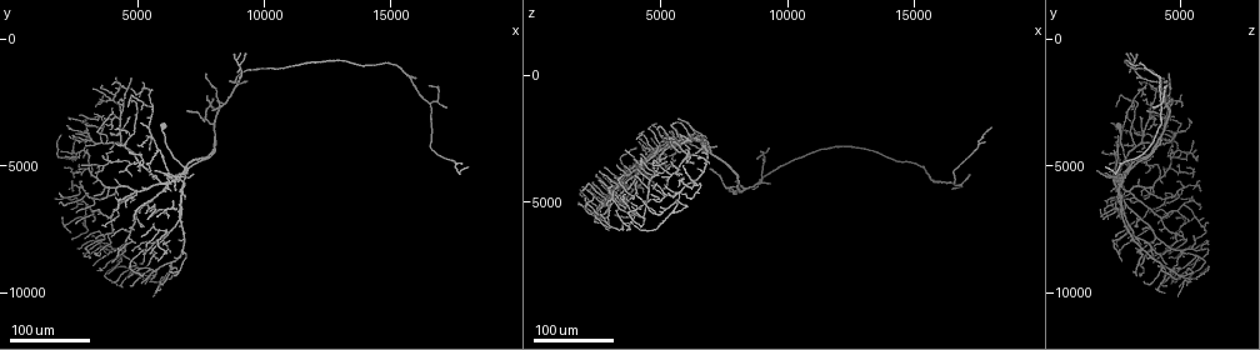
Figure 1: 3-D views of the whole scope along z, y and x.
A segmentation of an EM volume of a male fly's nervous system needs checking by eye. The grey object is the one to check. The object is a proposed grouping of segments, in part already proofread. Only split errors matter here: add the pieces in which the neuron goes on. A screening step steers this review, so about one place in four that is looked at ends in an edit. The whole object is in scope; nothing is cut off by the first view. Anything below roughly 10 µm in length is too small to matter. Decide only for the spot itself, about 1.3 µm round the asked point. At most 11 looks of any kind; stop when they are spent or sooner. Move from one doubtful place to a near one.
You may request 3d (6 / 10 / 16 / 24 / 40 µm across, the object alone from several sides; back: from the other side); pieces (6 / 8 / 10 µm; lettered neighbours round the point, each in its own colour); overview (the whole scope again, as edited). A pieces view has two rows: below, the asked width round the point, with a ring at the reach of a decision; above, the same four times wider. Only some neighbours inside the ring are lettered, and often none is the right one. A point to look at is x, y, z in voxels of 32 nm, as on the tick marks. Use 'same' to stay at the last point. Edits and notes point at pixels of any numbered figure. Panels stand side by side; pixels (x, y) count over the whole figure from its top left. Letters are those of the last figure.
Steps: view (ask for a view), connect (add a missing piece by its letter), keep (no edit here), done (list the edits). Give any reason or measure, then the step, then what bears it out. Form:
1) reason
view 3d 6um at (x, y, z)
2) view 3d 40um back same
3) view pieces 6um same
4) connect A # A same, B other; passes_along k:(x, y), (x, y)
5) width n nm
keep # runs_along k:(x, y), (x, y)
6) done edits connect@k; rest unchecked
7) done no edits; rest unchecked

end of a long branch
view 3d 24um at (3300, 8900, 5300)

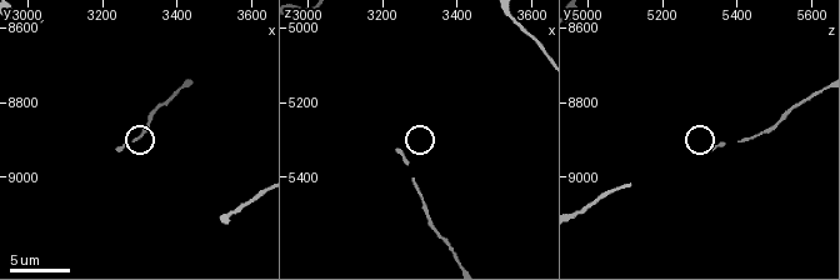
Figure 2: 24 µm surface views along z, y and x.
view pieces 10um at (3240, 8930, 5330)

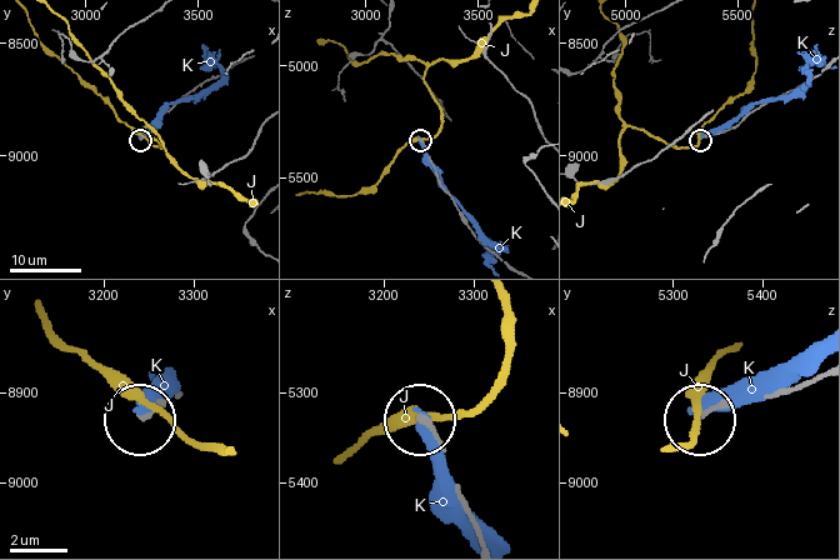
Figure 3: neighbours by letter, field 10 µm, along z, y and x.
keep # J other, K other; runs_along 3:(816, 379), (723, 400), (704, 418); none of them fits

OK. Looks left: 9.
thin end
view 3d 24um at (3100, 6700, 4100)

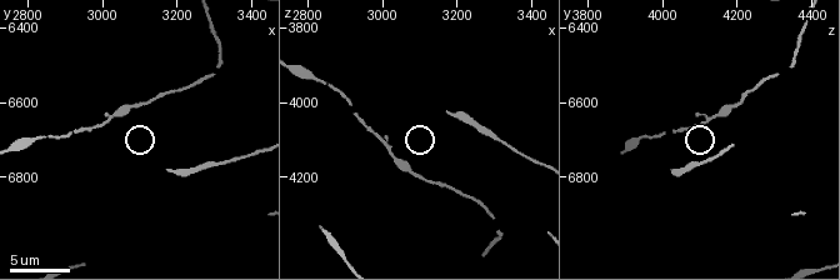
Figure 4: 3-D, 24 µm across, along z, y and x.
view pieces 8um at (3180, 6780, 4030)

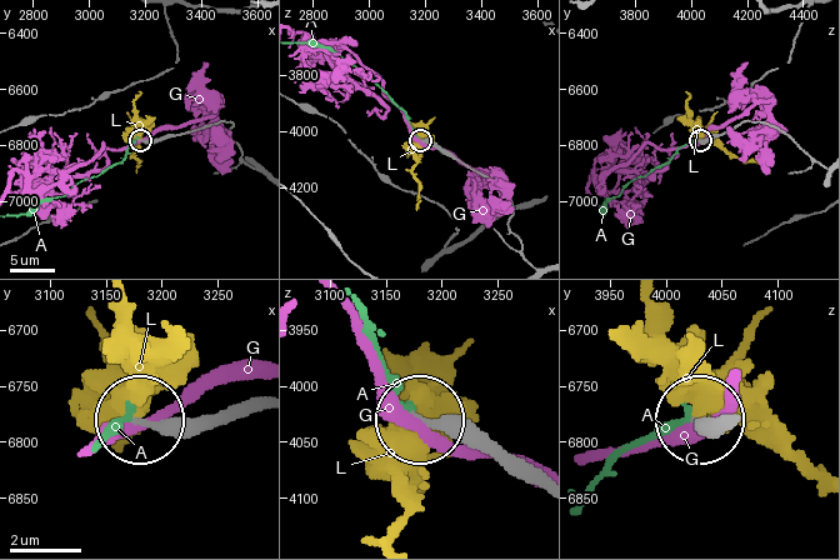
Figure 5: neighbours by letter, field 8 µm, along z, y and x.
connect A # A same, G other, L other; passes_along 5:(161, 136), (134, 140), (118, 163), (21, 213); the neuron continues

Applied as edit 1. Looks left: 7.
view overview

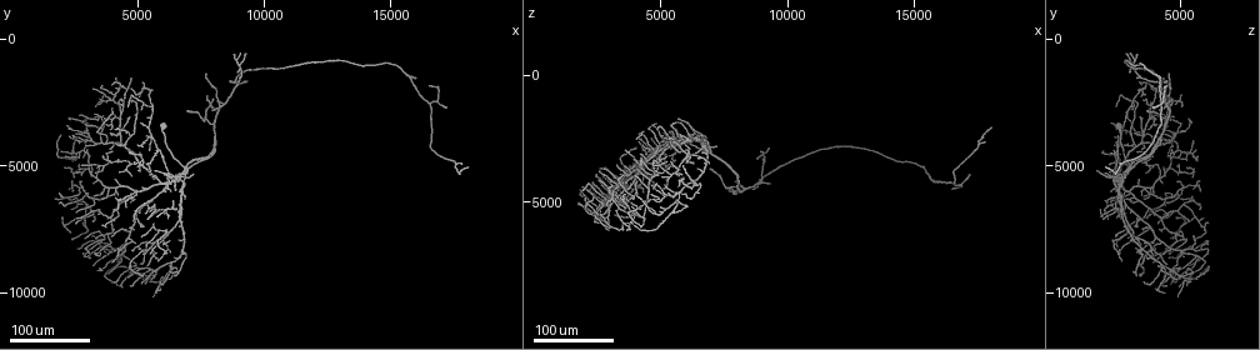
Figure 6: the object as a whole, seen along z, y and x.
branch stops here
view 3d 40um at (2400, 7600, 4800)

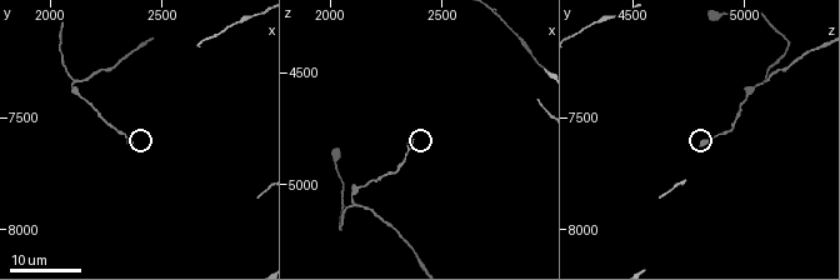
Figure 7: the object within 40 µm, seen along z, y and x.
what lies round it
view pieces 10um at (2380, 7630, 4800)

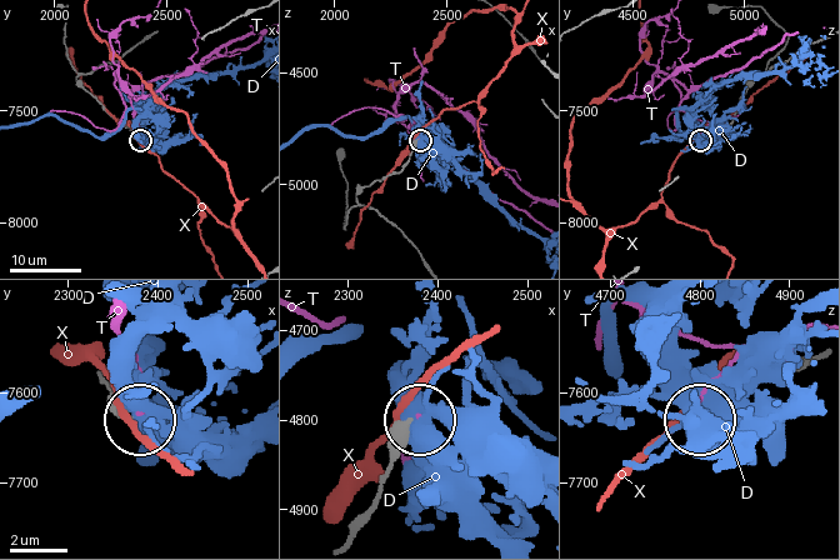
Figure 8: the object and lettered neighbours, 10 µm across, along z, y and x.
keep # D other, T other, X other; runs_along 8:(380, 215), (359, 203), (358, 194), (400, 171), (418, 139); no lettered piece goes on from it

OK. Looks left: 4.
long arm stops here
view 3d 24um at (2700, 8300, 5400)

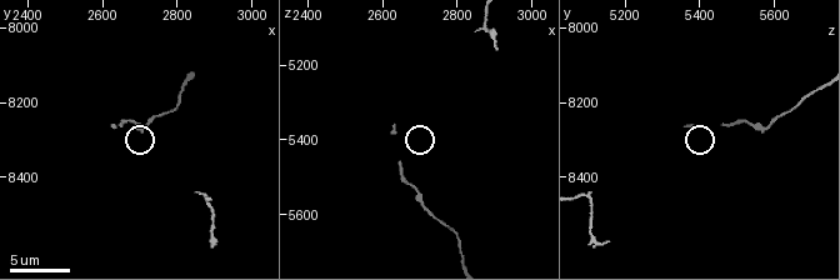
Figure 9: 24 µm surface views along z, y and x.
view pieces 6um at (2620, 8260, 5360)

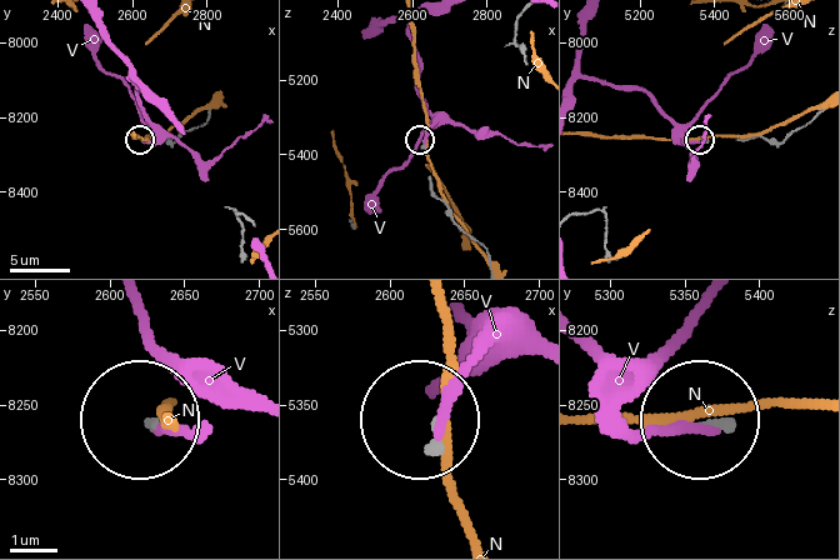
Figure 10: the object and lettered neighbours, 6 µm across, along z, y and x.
keep # N other, V other; runs_along 10:(489, 258), (434, 191), (423, 141); none of them fits

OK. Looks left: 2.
done edits connect@5; rest unchecked

